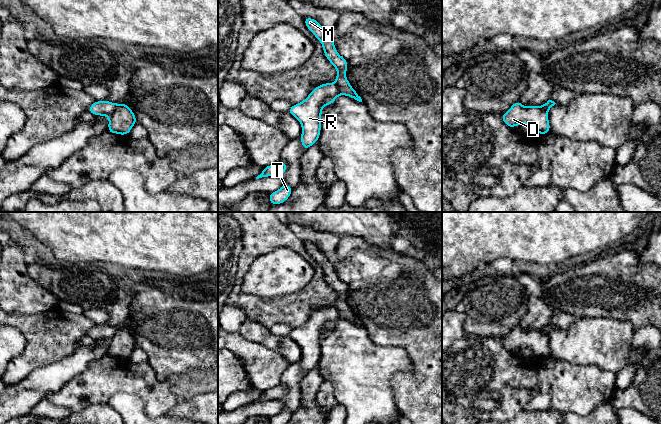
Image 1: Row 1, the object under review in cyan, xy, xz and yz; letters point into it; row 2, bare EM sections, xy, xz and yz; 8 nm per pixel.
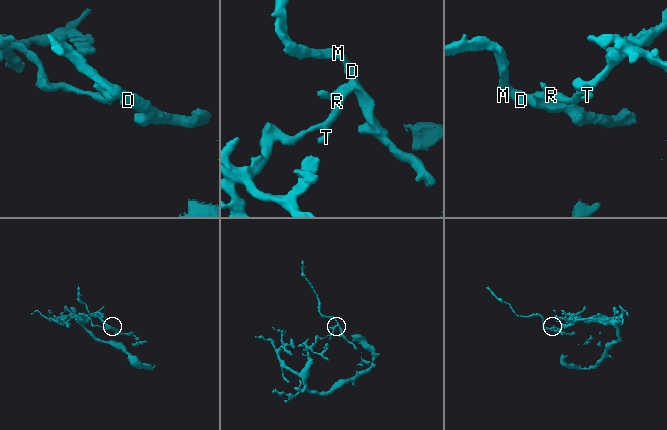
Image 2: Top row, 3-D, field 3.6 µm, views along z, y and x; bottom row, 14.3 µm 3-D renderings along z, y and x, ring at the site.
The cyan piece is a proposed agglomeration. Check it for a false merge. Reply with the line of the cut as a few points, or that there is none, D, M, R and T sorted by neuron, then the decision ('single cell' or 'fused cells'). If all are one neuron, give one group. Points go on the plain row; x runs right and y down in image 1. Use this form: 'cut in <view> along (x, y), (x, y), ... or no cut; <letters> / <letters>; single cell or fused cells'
cut in xy along (117, 328), (109, 341); D M / R T; fused cells

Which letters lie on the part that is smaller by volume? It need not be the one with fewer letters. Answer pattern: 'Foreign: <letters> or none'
Foreign: D, M

